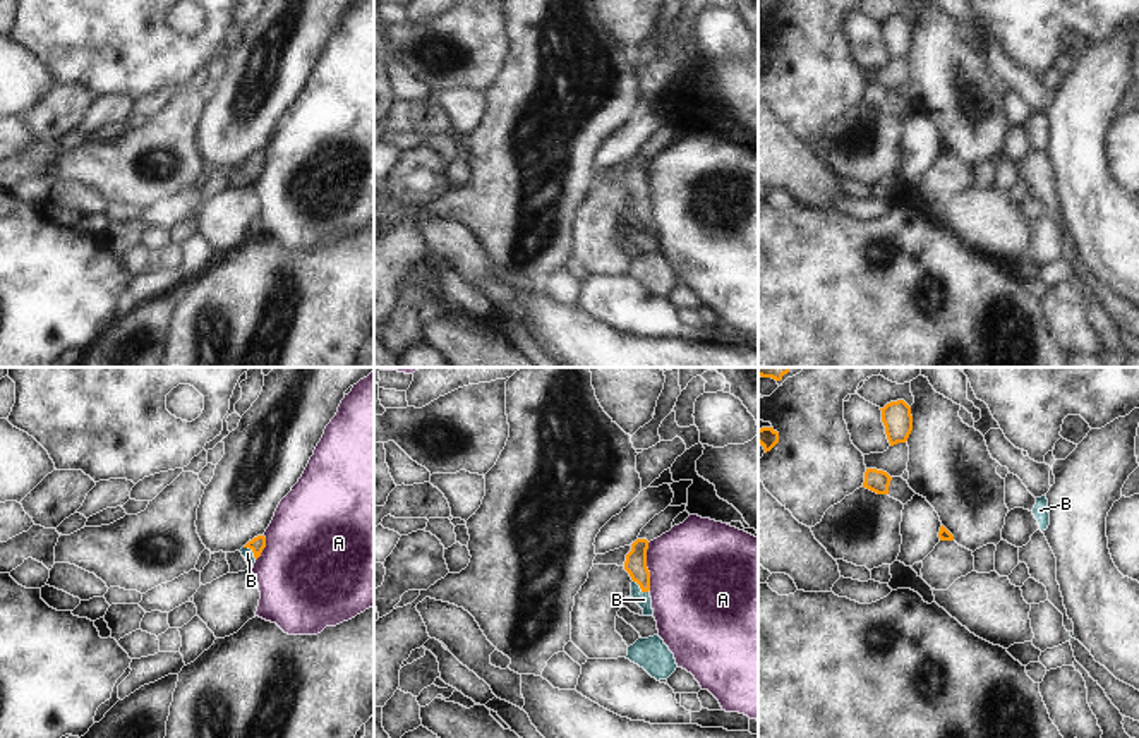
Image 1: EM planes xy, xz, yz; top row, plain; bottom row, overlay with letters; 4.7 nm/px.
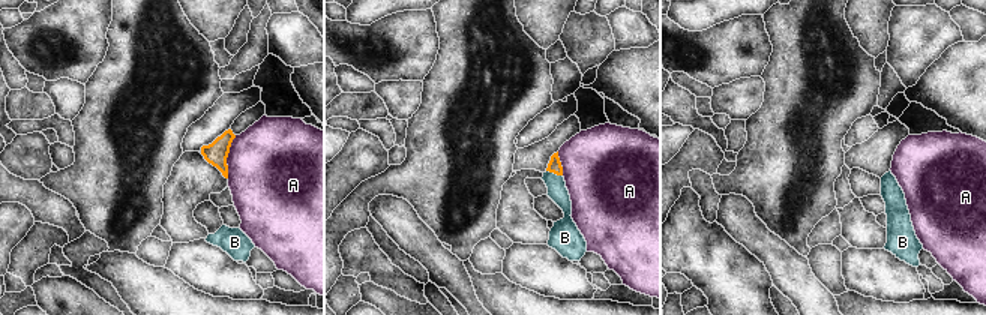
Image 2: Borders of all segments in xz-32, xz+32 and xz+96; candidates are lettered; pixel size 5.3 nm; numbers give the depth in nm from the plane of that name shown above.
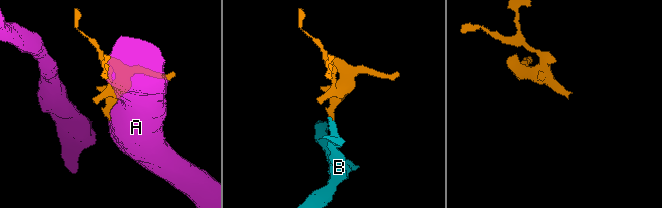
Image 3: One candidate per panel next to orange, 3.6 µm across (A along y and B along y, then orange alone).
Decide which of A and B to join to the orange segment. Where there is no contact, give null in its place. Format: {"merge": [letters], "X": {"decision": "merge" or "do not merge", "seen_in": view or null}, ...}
{"merge": ["B"], "A": {"decision": "do not merge", "seen_in": "xz"}, "B": {"decision": "merge", "seen_in": "xz"}}

